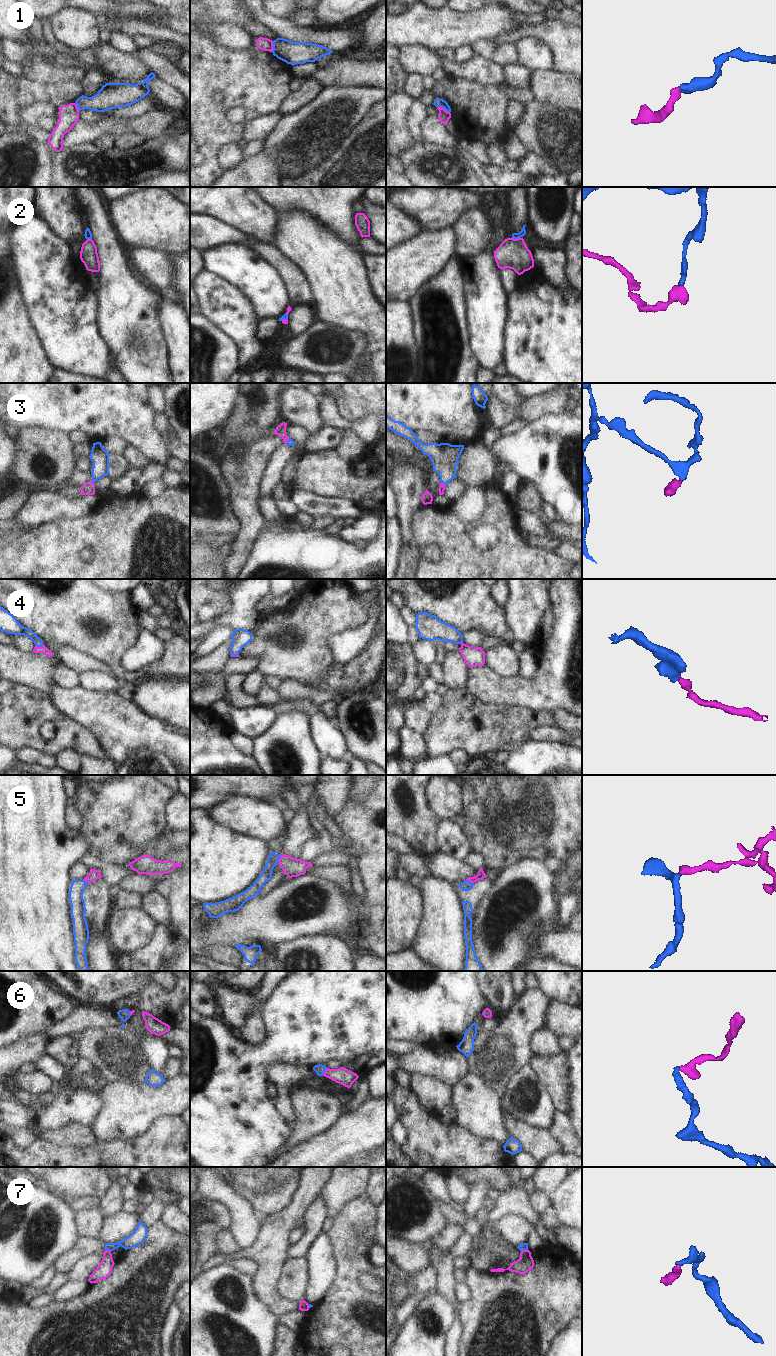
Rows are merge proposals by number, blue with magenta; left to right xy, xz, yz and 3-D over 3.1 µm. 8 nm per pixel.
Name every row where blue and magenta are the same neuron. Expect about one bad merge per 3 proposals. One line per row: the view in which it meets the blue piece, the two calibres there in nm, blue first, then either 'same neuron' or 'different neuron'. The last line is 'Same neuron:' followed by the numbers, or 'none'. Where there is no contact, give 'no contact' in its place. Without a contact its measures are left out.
1: meets blue in yz; 70 nm thick on the blue side, 90 nm on the other; different neuron
2: meets blue in yz; 50 nm thick on the blue side, 240 nm on the other; same neuron
3: meets blue in yz; 220 nm thick on the blue side, 50 nm on the other; same neuron
4: meets blue in xy; 110 nm thick on the blue side, 70 nm on the other; same neuron
5: meets blue in xz; 90 nm thick on the blue side, 160 nm on the other; same neuron
6: meets blue in xz; 80 nm thick on the blue side, 140 nm on the other; same neuron
7: meets blue in yz; 60 nm thick on the blue side, 140 nm on the other; different neuron
Same neuron: 2, 3, 4, 5, 6

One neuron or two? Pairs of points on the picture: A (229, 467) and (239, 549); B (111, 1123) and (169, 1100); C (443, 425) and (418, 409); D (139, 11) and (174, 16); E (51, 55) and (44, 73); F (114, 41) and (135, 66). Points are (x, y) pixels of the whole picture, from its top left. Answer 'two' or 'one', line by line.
A: one
B: one
C: one
D: two
E: two
F: two

